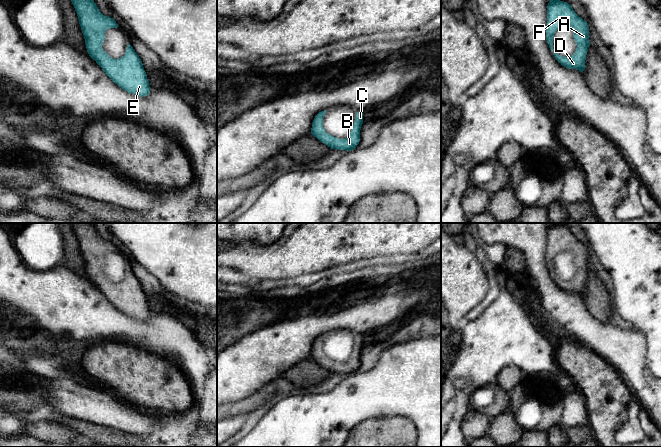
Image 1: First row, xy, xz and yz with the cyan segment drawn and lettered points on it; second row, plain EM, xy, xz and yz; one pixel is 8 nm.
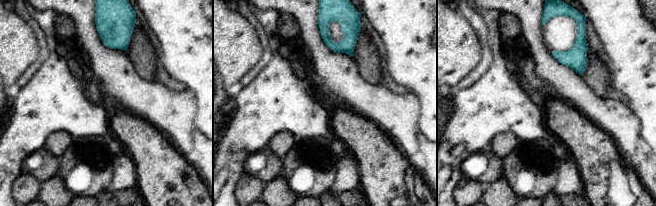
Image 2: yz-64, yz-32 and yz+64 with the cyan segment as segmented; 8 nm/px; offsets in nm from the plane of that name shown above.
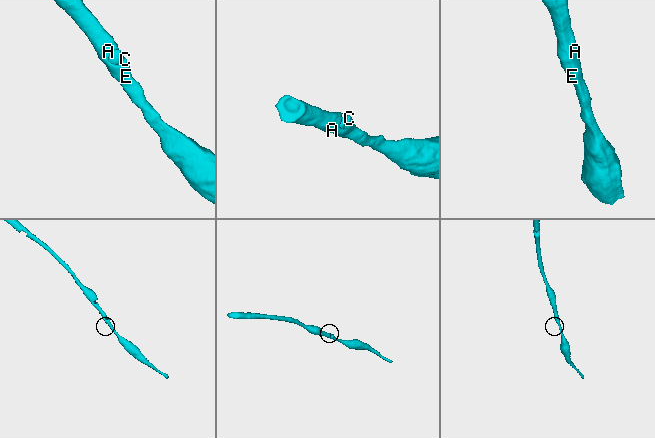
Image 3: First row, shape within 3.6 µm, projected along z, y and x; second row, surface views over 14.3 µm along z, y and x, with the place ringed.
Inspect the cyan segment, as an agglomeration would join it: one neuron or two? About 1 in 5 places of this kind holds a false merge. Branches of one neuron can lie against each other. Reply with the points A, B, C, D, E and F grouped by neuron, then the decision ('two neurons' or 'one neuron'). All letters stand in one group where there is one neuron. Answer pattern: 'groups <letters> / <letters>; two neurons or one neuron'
groups A B C D E F; one neuron

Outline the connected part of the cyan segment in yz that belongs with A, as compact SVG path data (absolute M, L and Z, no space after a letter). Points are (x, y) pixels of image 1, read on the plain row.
M551 223L547 230L546 249L546 264L551 275L553 275L554 258L561 252L573 256L577 272L575 277L569 281L556 277L553 277L553 279L562 290L583 297L590 269L588 247L575 237L570 228L558 223Z

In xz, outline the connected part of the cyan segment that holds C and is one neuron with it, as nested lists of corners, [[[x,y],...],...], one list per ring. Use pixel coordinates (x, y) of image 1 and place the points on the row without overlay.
[[[326,334],[319,336],[315,340],[312,346],[311,358],[331,373],[346,375],[355,373],[360,366],[360,354],[363,348],[362,335],[357,336],[353,352],[349,360],[345,363],[336,362],[325,355],[323,352],[323,342],[325,338]]]

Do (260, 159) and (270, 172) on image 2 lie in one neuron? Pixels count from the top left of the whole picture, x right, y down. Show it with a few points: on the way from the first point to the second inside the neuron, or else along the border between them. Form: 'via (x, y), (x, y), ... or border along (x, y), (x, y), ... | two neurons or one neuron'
via (262, 162), (267, 169) | one neuron

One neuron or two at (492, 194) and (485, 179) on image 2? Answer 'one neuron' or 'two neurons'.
two neurons

